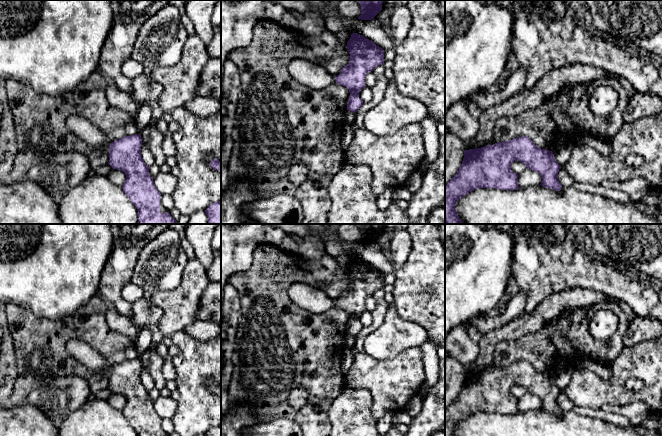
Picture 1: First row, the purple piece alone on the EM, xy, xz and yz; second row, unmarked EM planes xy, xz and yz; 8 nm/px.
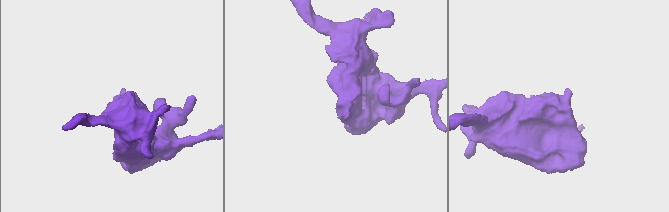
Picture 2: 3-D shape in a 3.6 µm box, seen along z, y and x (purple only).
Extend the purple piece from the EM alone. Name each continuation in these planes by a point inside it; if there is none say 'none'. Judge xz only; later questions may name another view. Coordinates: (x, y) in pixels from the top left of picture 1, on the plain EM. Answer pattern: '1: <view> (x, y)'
1: xz (309, 298)

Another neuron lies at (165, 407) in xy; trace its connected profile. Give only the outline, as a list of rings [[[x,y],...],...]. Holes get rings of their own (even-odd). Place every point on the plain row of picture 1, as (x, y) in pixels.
[[[159,396],[154,402],[154,409],[160,418],[173,418],[177,410],[177,401],[172,397]]]

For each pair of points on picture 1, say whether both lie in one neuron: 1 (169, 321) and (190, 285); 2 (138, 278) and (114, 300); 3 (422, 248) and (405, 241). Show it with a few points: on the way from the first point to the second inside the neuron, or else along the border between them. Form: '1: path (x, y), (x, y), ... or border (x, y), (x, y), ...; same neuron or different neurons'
1: path (178, 312), (179, 308), (189, 298), (189, 294); same neuron
2: border (136, 259), (129, 282); different neurons
3: border (409, 234), (410, 252), (402, 265); different neurons

